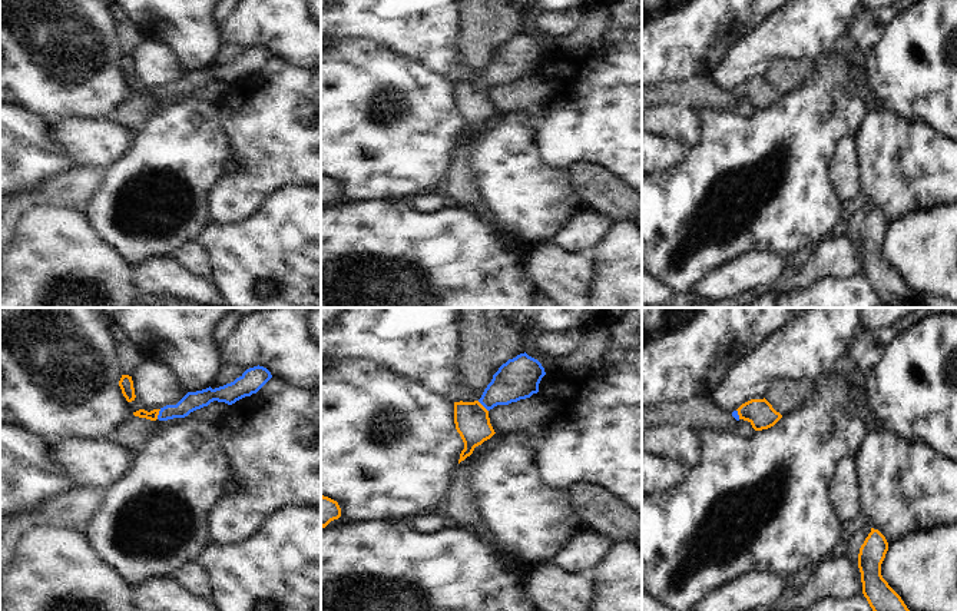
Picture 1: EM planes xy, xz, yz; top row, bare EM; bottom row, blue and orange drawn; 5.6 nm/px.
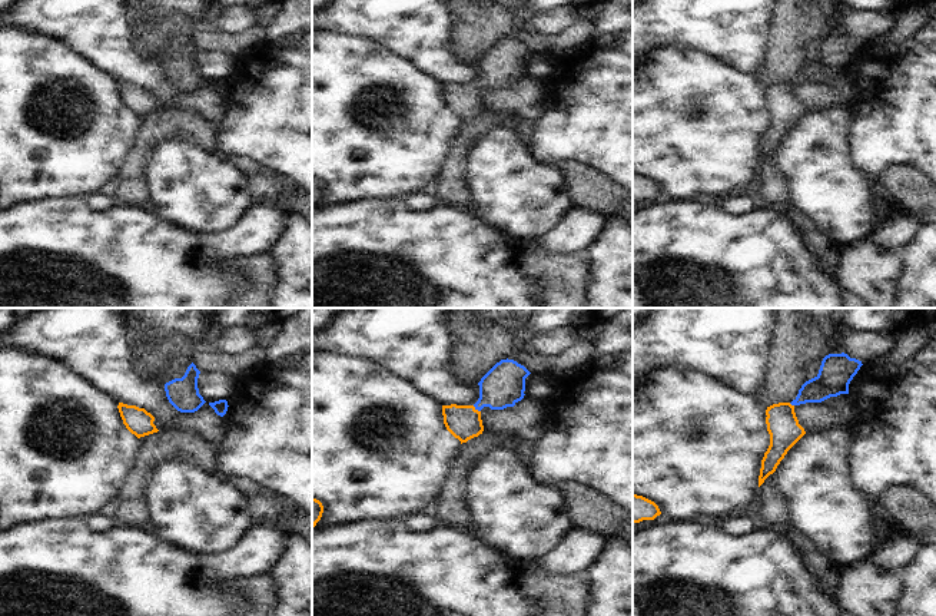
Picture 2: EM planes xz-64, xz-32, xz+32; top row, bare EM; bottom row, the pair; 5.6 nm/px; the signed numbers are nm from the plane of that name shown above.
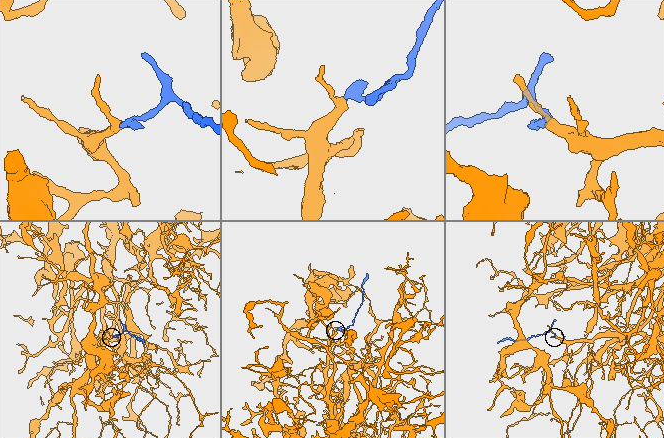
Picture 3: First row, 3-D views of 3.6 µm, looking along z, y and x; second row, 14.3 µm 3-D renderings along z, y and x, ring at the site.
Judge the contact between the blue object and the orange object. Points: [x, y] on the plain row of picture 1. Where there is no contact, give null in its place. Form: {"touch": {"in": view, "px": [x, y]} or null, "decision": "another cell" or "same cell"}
{"touch": {"in": "xz", "px": [483, 85]}, "decision": "same cell"}

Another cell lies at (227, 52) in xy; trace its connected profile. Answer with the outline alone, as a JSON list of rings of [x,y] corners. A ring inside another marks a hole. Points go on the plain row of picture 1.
[[[221,43],[218,49],[218,54],[213,60],[213,64],[216,67],[223,66],[226,63],[234,62],[236,57],[242,56],[245,50],[236,44],[232,43]]]

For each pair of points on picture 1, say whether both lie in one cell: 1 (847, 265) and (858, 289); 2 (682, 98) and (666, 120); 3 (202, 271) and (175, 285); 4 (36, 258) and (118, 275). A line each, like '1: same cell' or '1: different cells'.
1: different cells
2: different cells
3: different cells
4: same cell

